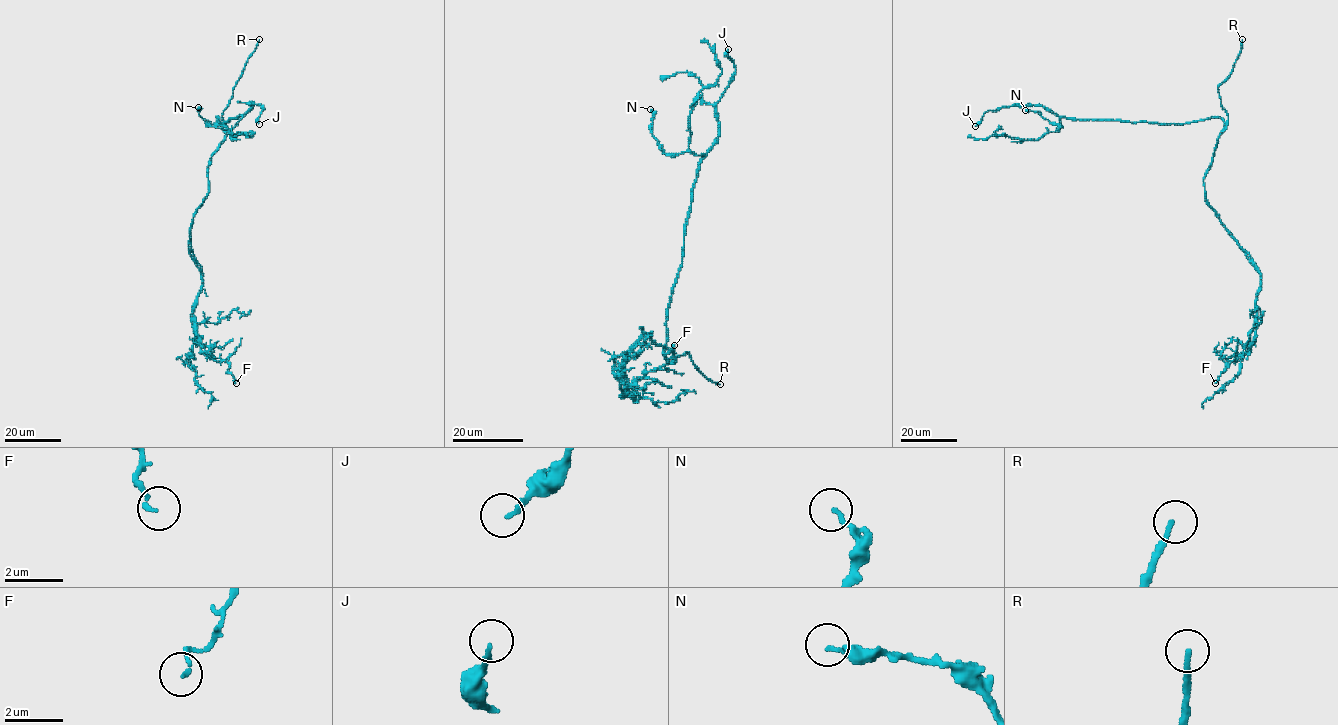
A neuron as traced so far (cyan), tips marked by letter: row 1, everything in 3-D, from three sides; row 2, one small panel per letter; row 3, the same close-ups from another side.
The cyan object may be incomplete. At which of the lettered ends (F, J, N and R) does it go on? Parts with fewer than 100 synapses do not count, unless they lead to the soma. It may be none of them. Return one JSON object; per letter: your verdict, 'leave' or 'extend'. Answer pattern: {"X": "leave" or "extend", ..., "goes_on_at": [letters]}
{"F": "leave", "J": "leave", "N": "leave", "R": "extend", "goes_on_at": ["R"]}

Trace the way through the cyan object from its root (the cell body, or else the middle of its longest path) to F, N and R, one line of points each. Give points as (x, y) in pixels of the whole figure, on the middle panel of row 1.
F: (665, 349), (651, 332), (630, 349), (624, 380), (636, 401), (623, 396), (665, 366), (674, 345)
N: (665, 349), (674, 352), (669, 359), (666, 314), (704, 156), (664, 153), (651, 130), (650, 109)
R: (665, 349), (674, 352), (675, 361), (670, 363), (687, 352), (696, 367), (710, 381), (720, 384)

